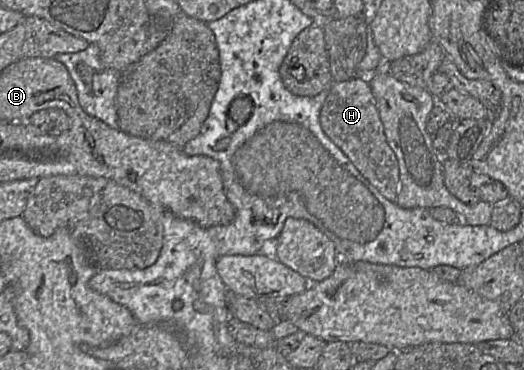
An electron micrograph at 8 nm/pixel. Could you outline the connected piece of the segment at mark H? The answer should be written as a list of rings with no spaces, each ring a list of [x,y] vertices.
[[[353,78],[333,83],[320,112],[320,123],[325,134],[350,159],[357,170],[391,202],[396,202],[399,190],[399,167],[397,158],[388,145],[380,119],[375,97],[367,78]]]

